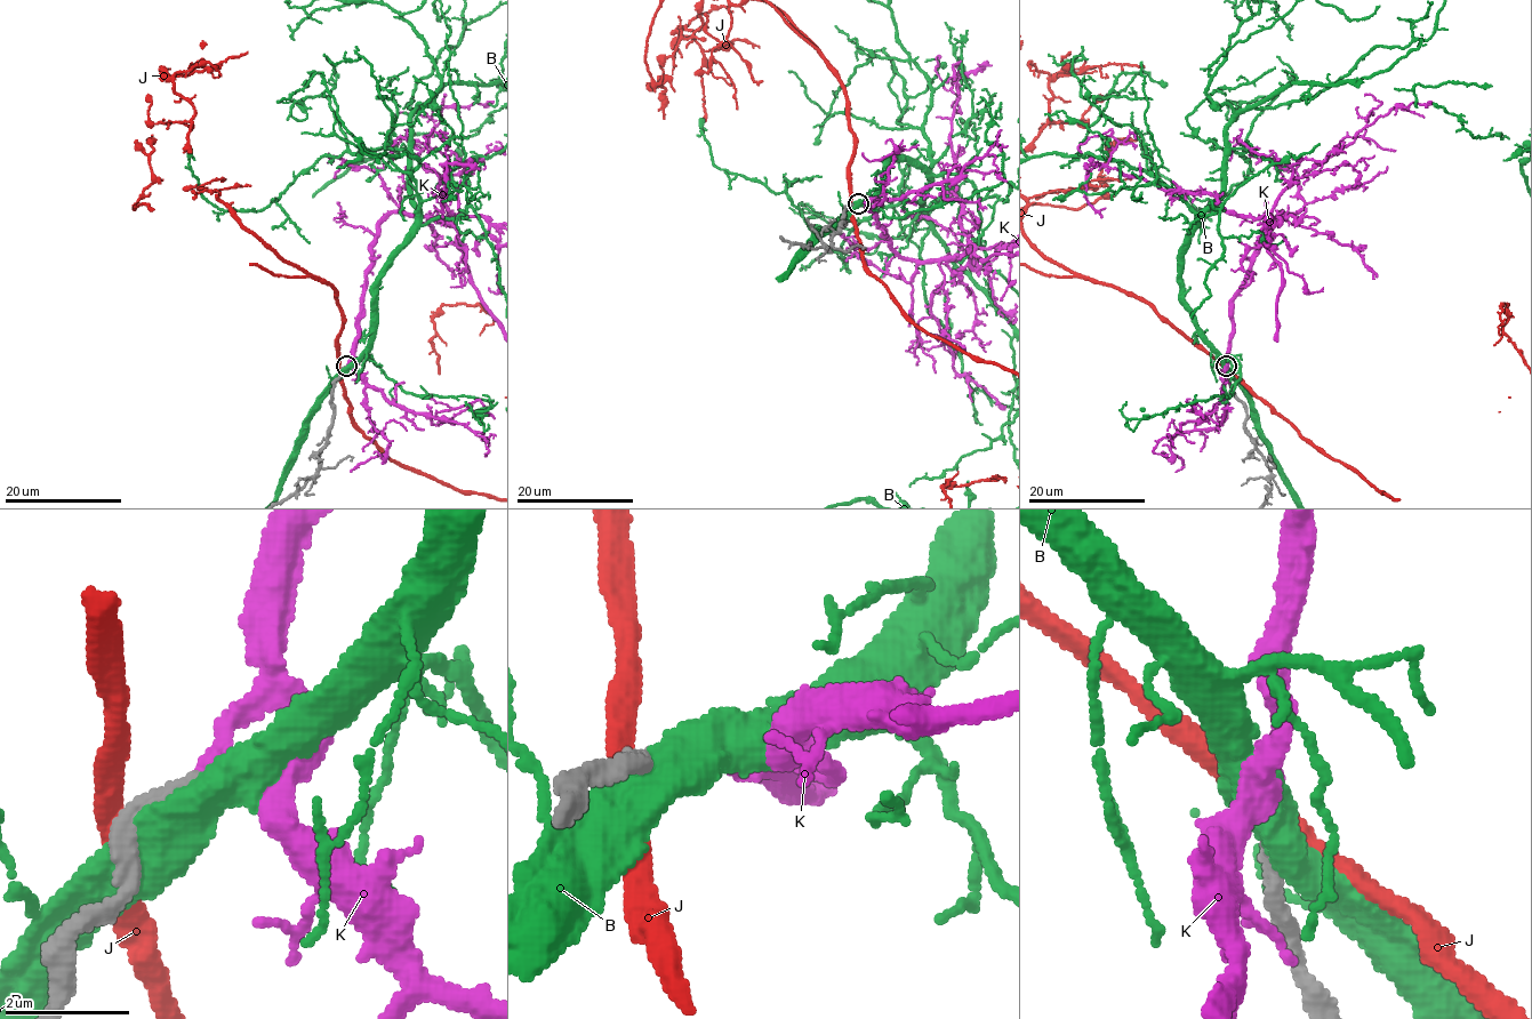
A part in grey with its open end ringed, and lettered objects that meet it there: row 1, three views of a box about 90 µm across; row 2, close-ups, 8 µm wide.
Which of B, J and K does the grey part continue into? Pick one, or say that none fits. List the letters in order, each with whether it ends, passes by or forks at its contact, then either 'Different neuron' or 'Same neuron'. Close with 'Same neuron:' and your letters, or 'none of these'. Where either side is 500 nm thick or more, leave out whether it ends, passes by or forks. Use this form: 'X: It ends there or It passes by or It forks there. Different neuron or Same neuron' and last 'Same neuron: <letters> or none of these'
B: Different neuron
J: It passes by. Different neuron
K: It ends there. Same neuron
Same neuron: K

